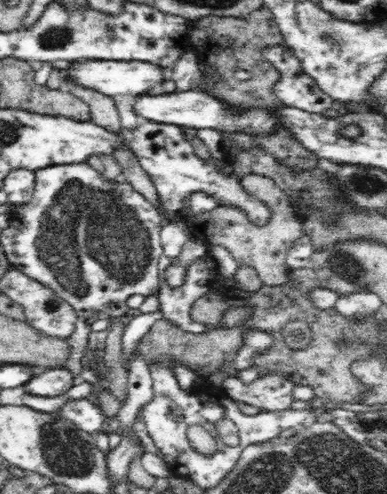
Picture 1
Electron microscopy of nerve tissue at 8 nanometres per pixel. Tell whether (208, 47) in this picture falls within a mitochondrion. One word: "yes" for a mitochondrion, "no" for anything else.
no

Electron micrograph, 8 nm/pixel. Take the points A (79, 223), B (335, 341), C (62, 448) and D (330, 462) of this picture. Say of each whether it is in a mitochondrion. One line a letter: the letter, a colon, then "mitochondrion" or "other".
A: mitochondrion
B: mitochondrion
C: mitochondrion
D: mitochondrion

